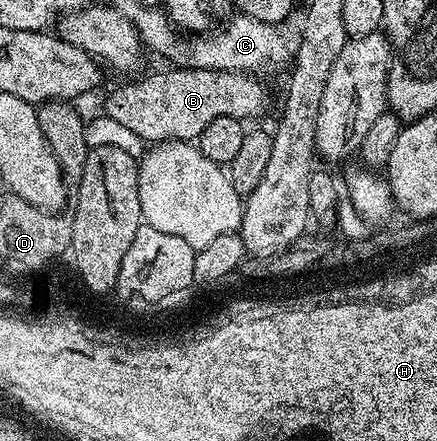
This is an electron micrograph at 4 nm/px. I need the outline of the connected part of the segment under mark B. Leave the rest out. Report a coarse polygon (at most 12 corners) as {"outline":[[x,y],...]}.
{"outline":[[164,67],[104,113],[147,143],[268,113],[253,76]]}

